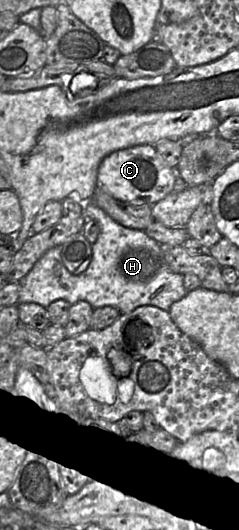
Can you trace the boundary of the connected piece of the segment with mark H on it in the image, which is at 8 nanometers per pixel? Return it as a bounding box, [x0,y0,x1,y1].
[18,201,187,314]

